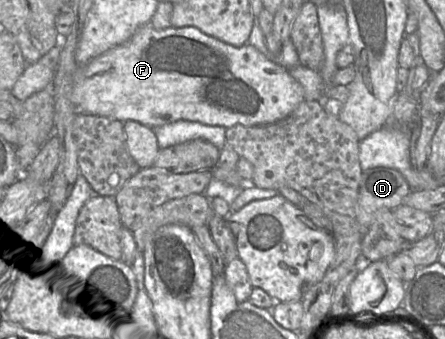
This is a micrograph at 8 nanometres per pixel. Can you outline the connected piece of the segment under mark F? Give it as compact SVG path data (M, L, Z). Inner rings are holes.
M146 24L141 26L124 44L108 50L89 61L83 67L79 68L77 64L71 100L81 113L107 117L121 122L136 121L150 128L156 128L176 121L193 121L200 122L204 125L229 128L234 125L258 126L276 123L295 111L305 98L302 86L289 74L287 69L271 61L250 44L236 47L209 36L194 26L170 26L166 29L157 30L150 24Z

